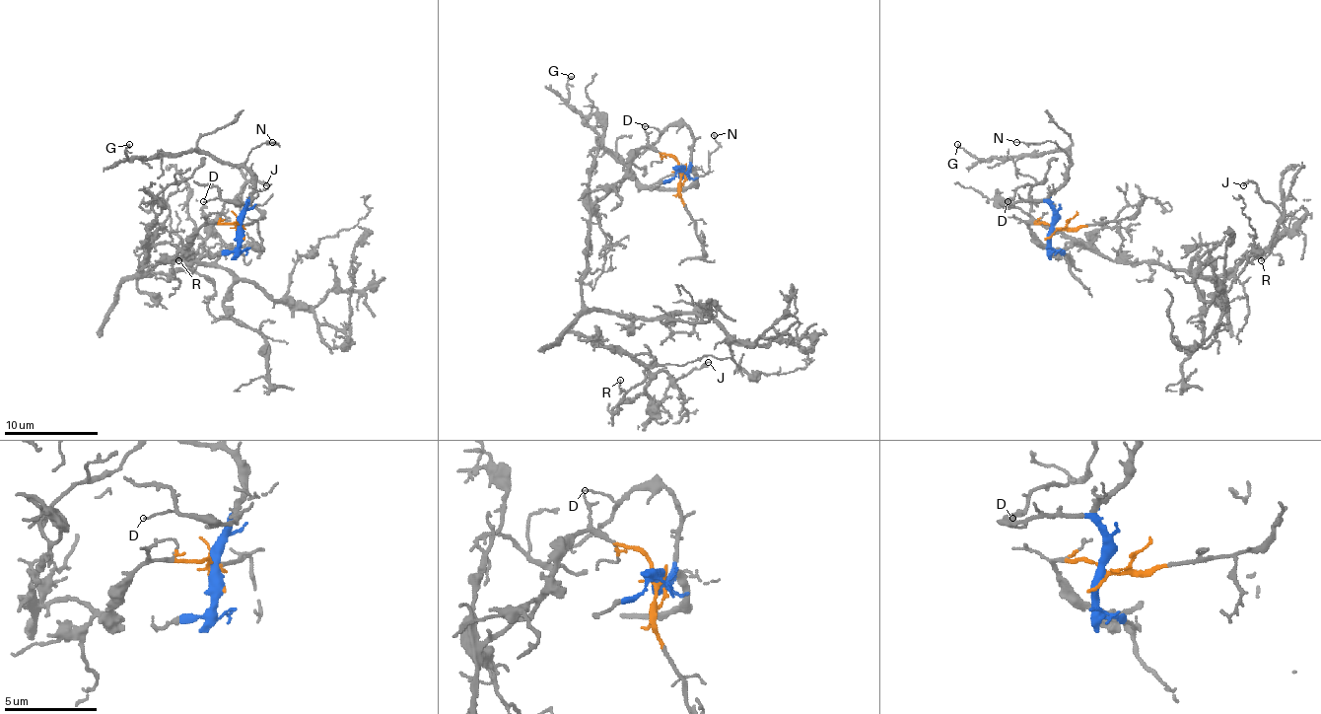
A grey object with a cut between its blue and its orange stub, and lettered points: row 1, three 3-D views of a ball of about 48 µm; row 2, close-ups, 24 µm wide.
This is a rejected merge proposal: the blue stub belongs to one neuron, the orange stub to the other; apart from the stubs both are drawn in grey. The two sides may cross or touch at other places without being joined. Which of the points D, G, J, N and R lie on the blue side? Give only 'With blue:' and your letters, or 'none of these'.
With blue: D, G, N

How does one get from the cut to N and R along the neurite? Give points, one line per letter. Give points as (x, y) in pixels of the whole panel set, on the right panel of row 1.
N: (1051, 233), (1051, 200), (1063, 181), (1070, 160), (1063, 148), (1051, 141), (1015, 141)
R: (1051, 233), (1046, 223), (1027, 228), (1061, 249), (1081, 243), (1112, 261), (1211, 275), (1270, 245), (1260, 261)

